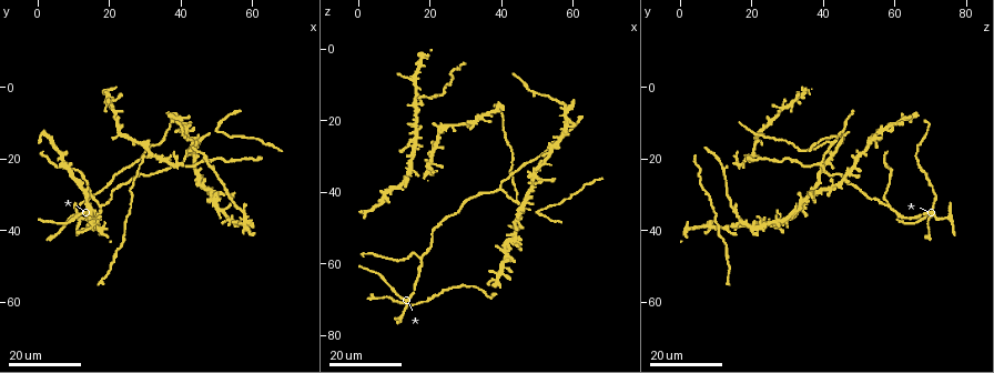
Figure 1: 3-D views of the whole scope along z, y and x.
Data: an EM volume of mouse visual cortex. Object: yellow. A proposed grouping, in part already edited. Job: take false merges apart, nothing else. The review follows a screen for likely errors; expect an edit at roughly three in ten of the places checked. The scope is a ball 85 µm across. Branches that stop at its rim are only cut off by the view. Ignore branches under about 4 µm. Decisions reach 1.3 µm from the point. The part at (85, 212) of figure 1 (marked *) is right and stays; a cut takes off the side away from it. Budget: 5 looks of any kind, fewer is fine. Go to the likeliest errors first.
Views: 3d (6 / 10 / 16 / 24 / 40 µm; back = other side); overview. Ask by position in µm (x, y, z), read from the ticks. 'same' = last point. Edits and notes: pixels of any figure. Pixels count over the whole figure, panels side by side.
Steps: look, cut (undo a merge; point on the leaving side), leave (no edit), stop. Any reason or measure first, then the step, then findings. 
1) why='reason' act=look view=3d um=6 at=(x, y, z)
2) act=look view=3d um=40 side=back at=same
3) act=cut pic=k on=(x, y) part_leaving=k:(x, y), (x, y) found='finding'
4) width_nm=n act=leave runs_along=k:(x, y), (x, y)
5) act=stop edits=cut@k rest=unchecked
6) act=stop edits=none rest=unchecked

why='looks like a crossing' act=look view=3d um=24 at=(14.5, 38.5, 9.0)

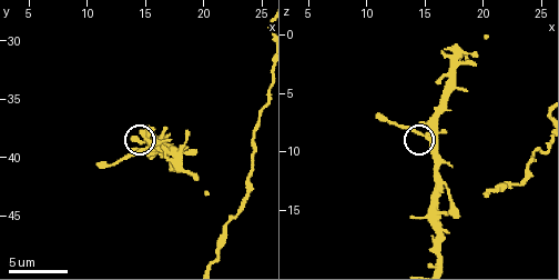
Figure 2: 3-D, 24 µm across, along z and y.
why='closer look' act=look view=3d um=10 at=(15.2, 39.0, 8.4)

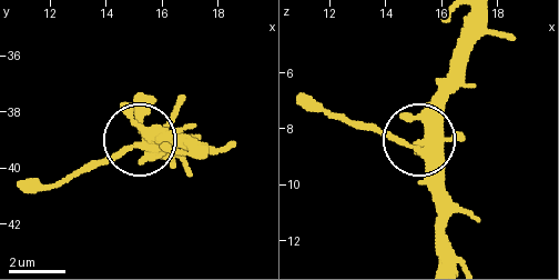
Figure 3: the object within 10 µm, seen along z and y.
act=leave found='all the same neuron'

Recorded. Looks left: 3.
act=look view=3d um=24 at=(49.5, 30.0, 36.0)

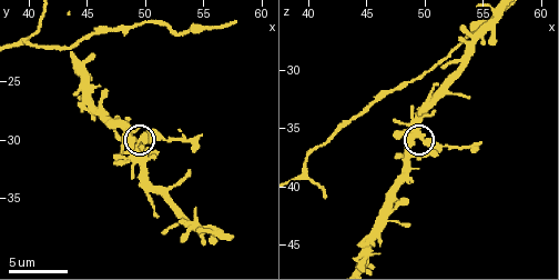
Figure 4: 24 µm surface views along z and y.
act=look view=3d um=6 at=(49.8, 30.6, 36.0)

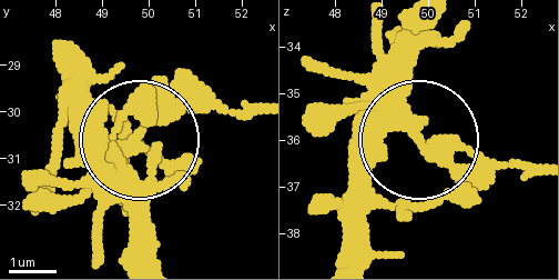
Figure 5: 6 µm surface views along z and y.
why='other side' act=look view=3d um=6 side=back at=(49.75, 30.60, 35.80)

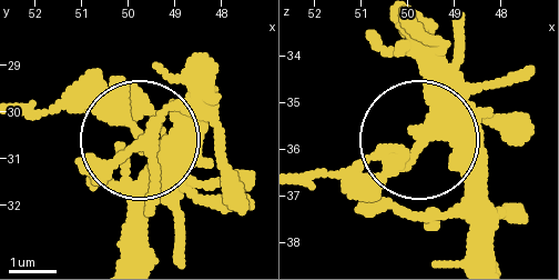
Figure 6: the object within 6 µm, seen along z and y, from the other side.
act=cut pic=6 on=(361, 162) part_leaving=6:(413, 148), (297, 171) found='two neurons meet here'

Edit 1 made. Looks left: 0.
act=stop edits=cut@6 rest=unchecked

